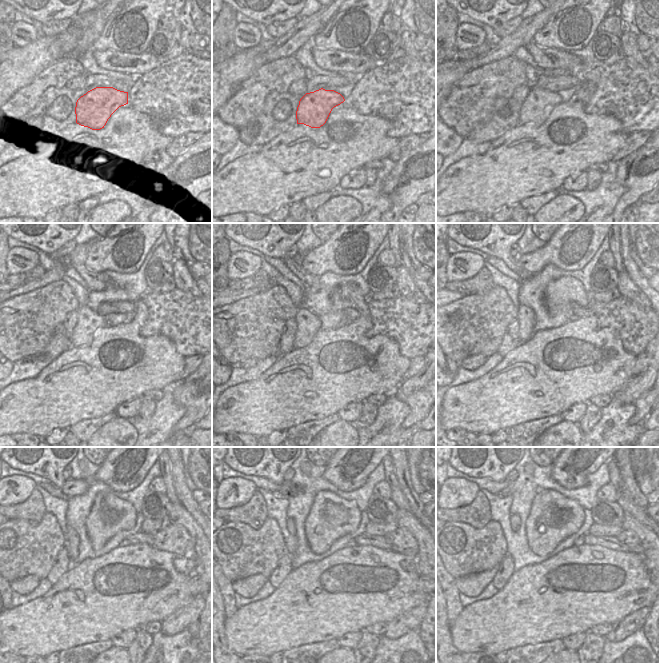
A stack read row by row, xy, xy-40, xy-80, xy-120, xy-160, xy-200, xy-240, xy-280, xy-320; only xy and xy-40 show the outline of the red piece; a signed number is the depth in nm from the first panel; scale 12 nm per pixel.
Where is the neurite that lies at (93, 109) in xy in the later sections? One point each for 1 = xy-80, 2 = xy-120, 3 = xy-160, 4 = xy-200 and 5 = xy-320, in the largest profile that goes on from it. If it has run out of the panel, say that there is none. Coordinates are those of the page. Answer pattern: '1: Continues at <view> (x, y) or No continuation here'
1: Continues at xy-80 (537, 106)
2: Continues at xy-120 (88, 321)
3: Continues at xy-160 (308, 324)
4: Continues at xy-200 (526, 317)
5: Continues at xy-320 (515, 519)

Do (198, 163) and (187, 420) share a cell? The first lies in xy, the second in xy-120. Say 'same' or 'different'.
same

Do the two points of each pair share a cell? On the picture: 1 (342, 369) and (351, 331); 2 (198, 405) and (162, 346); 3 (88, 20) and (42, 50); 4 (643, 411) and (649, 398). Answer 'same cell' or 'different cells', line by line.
1: same cell
2: different cells
3: same cell
4: same cell

